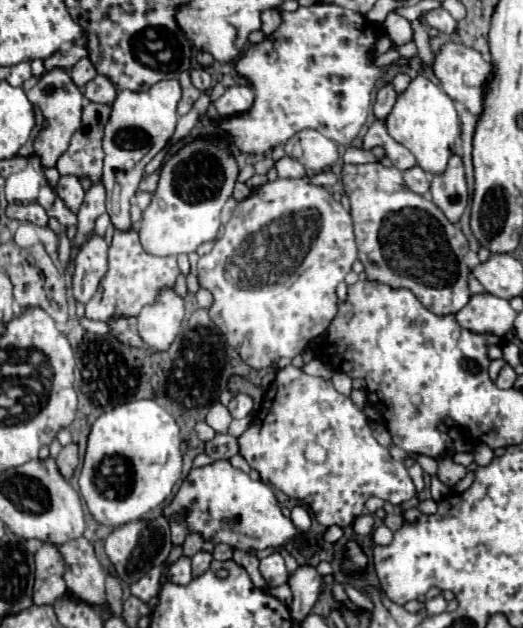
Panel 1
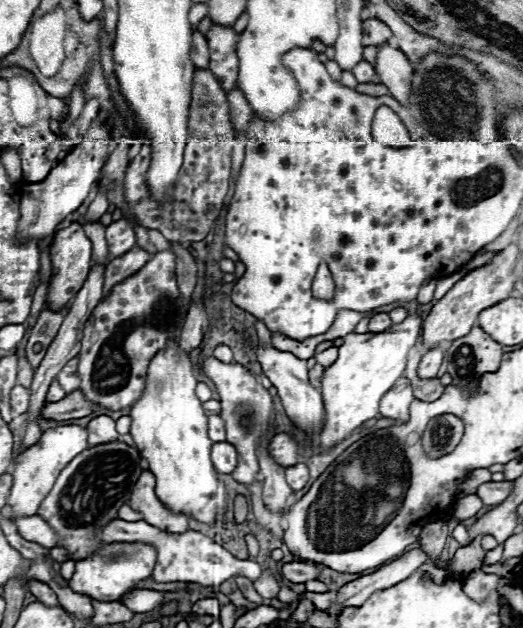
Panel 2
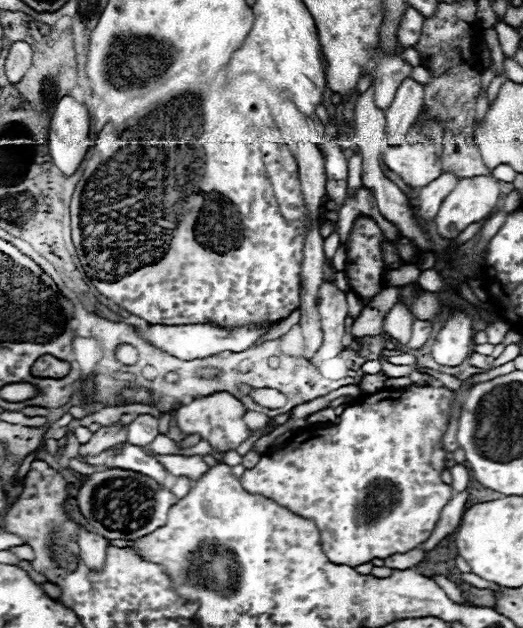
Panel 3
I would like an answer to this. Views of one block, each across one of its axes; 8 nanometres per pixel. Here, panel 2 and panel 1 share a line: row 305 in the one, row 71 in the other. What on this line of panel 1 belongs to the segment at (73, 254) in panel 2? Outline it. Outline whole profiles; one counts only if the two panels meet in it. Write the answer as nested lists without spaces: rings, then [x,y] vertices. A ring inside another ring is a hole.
[[[54,68],[54,70],[44,72],[40,76],[38,84],[26,92],[26,96],[44,114],[44,126],[42,126],[36,142],[34,142],[36,154],[42,158],[42,166],[56,166],[56,160],[62,156],[62,152],[66,152],[72,134],[78,130],[84,96],[64,68]]]

